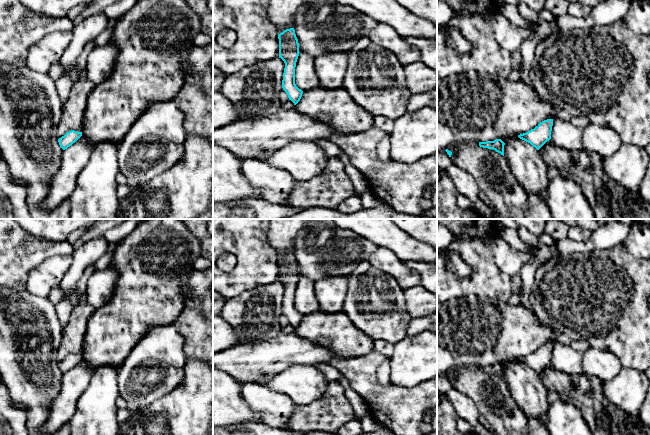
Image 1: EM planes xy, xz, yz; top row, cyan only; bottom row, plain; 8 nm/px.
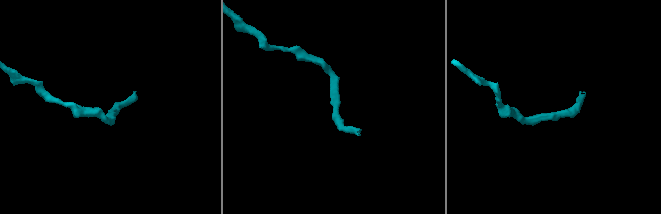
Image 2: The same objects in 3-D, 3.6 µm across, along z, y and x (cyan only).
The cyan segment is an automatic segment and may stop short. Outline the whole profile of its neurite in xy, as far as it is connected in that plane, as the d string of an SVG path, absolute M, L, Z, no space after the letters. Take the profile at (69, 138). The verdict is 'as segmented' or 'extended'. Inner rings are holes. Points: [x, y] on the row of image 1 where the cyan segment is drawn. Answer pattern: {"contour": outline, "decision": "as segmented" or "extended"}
{"contour": "M71 130L58 139L60 147L65 150L82 136L82 132Z", "decision": "as segmented"}

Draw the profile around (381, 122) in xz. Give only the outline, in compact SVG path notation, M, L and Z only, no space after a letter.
M375 116L373 127L379 128L387 133L390 133L393 129L394 120L384 116Z

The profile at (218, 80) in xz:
M221 74L216 77L213 77L213 90L220 91L222 84L226 79L226 74Z

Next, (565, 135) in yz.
M559 118L553 120L550 141L554 145L570 151L584 150L582 144L582 128Z

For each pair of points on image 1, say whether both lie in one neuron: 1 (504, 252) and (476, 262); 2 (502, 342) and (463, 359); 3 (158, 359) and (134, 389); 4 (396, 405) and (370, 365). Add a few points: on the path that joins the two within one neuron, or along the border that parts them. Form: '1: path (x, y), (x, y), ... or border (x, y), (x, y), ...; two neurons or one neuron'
1: border (496, 237), (489, 242), (491, 253), (507, 275); two neurons
2: path (495, 352), (473, 357); one neuron
3: path (155, 366), (141, 382); one neuron
4: path (386, 397), (370, 381), (370, 375); one neuron

